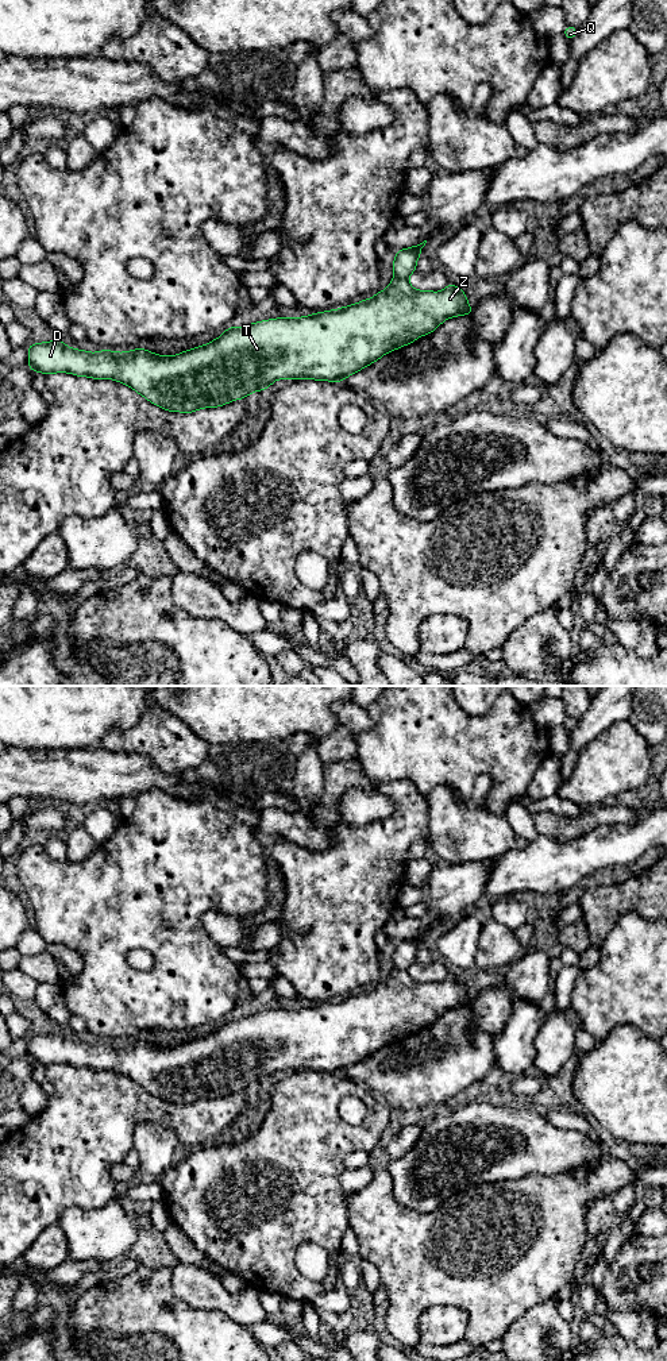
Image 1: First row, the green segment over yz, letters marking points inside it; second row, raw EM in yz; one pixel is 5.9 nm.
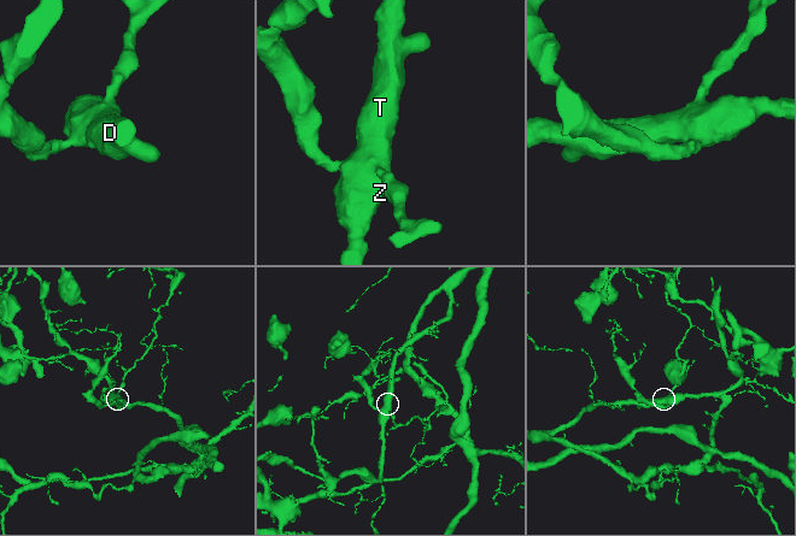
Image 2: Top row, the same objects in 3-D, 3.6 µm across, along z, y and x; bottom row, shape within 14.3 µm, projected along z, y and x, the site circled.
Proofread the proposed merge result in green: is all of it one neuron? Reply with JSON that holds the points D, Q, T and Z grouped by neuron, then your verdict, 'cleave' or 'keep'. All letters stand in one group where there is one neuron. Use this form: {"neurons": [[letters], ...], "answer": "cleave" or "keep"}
{"neurons": [["D", "Q", "T", "Z"]], "answer": "keep"}

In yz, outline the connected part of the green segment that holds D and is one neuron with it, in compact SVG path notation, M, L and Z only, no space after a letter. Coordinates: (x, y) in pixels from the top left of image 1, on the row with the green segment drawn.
M423 243L397 250L393 261L393 279L390 285L374 297L339 309L317 312L304 317L279 317L247 324L239 328L228 327L223 335L208 344L186 350L177 355L163 356L150 350L135 348L132 351L116 352L101 350L88 352L70 348L62 340L35 343L27 347L28 367L42 374L70 373L77 377L93 379L113 379L132 388L151 404L169 410L192 413L203 408L217 408L231 401L246 398L248 394L267 388L277 379L317 379L340 382L351 374L377 362L386 352L408 346L420 336L429 335L447 319L467 315L473 308L469 305L464 289L458 289L451 281L442 292L416 290L408 278L416 271L416 263L425 246Z

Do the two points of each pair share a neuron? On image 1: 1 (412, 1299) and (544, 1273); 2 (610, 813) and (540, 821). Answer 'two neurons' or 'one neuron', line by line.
1: one neuron
2: one neuron

